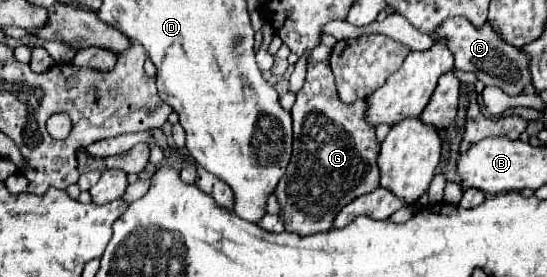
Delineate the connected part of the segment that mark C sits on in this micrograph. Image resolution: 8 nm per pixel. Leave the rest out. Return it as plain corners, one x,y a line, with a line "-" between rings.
455,16
445,20
433,38
447,38
447,44
455,56
455,68
463,72
473,72
485,86
499,86
509,96
523,94
525,86
531,84
529,80
529,56
521,52
521,48
513,44
505,44
501,36
497,36
497,30
489,26
487,22
477,28
473,26
465,16

